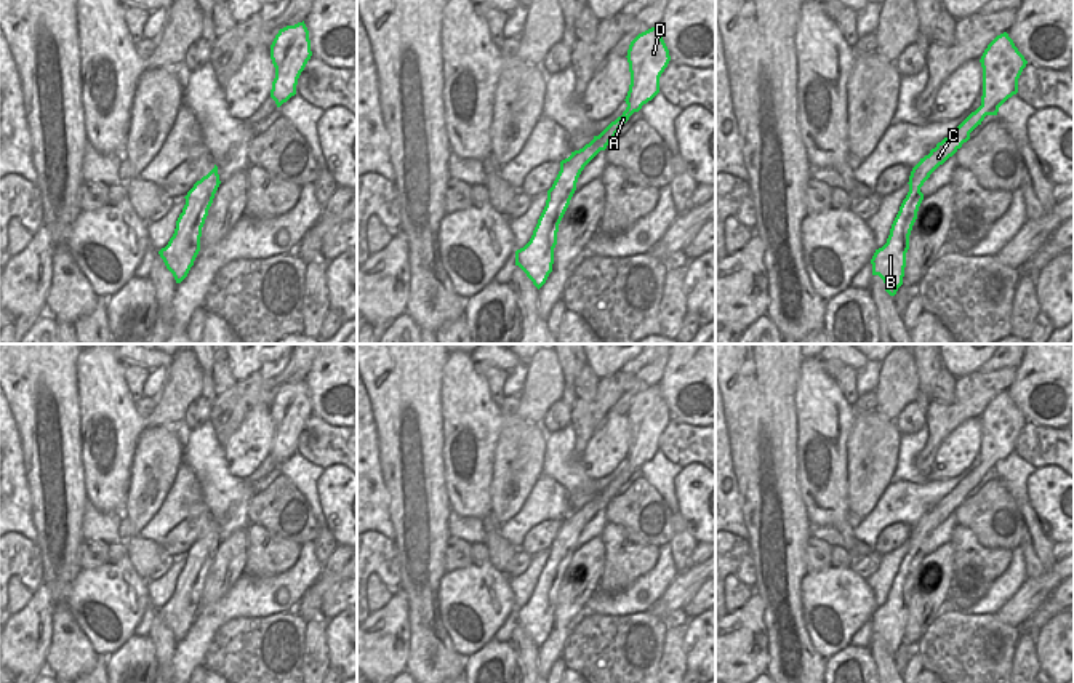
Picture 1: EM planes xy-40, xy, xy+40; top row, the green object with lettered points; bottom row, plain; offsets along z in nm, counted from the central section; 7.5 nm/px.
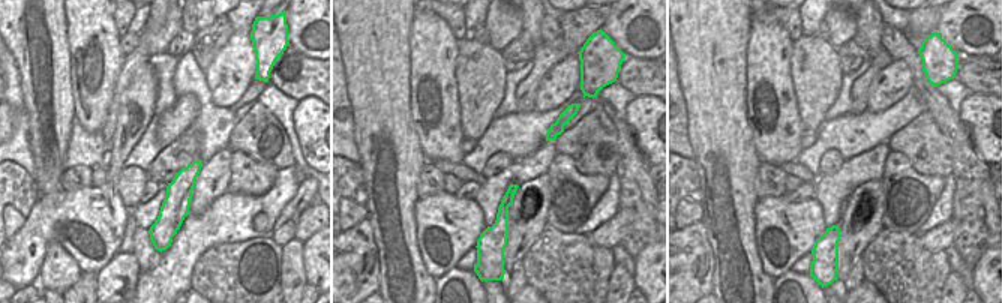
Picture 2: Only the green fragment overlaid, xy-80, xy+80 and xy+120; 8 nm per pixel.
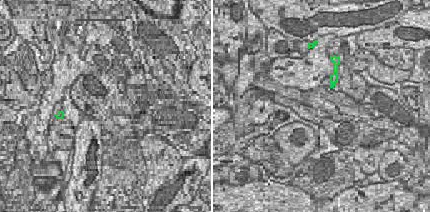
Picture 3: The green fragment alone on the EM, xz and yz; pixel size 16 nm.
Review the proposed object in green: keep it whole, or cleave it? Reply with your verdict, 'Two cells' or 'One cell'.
One cell.

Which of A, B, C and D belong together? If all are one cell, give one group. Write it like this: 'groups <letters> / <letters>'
groups A B C D

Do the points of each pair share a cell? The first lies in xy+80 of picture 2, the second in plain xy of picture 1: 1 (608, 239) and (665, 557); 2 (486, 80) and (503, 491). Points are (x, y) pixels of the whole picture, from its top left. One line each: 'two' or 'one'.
1: two
2: one

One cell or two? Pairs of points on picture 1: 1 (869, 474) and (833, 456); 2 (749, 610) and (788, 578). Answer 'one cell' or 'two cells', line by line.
1: two cells
2: two cells

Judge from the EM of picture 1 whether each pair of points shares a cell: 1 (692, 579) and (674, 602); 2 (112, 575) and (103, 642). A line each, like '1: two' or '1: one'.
1: one
2: one

